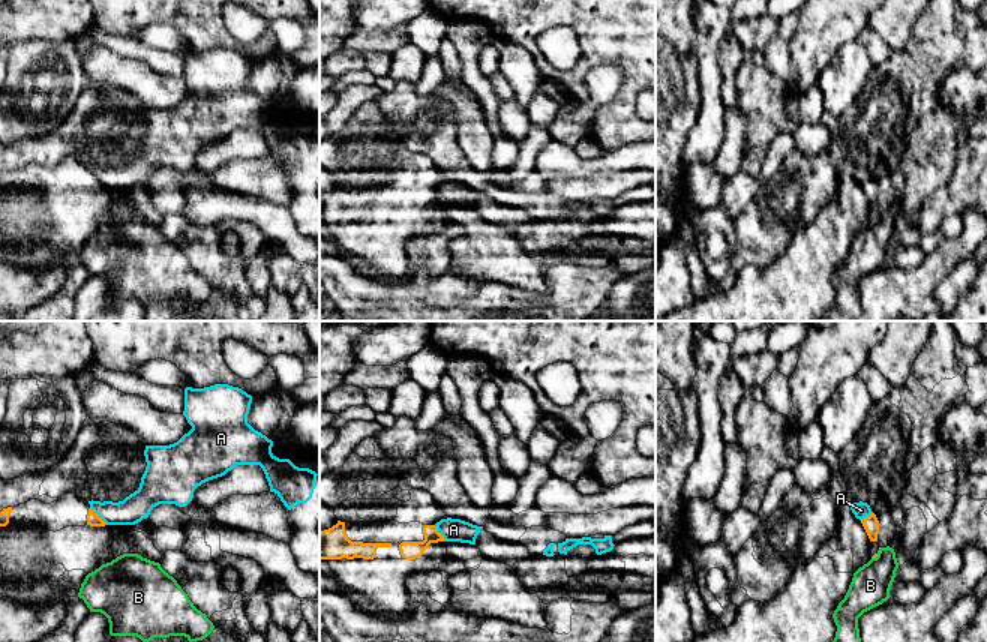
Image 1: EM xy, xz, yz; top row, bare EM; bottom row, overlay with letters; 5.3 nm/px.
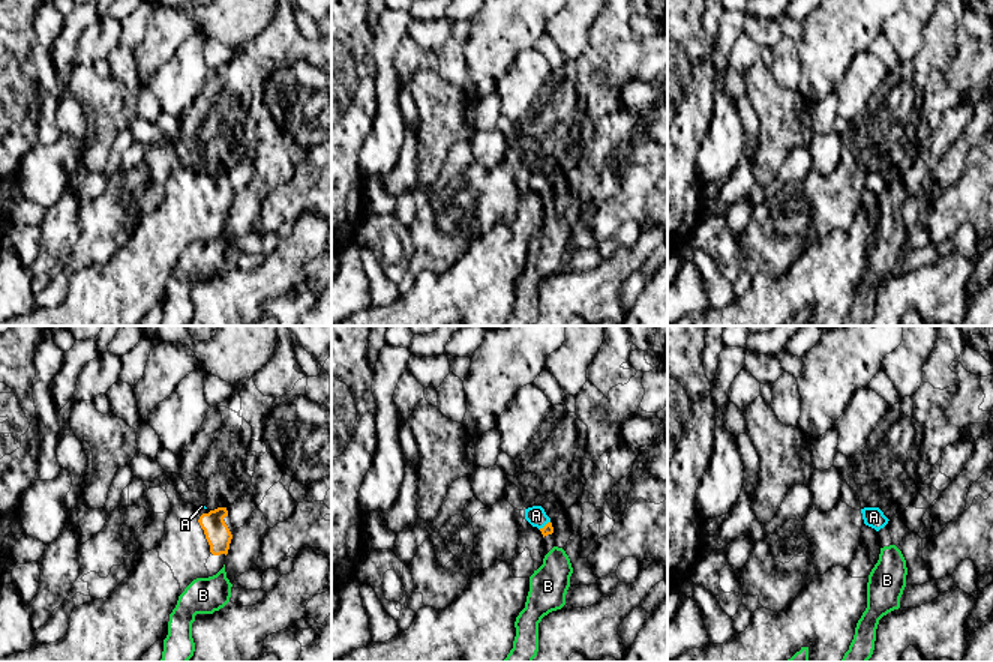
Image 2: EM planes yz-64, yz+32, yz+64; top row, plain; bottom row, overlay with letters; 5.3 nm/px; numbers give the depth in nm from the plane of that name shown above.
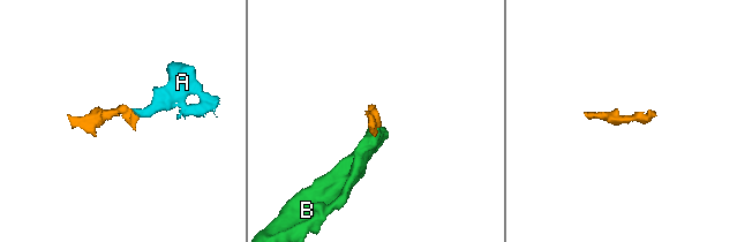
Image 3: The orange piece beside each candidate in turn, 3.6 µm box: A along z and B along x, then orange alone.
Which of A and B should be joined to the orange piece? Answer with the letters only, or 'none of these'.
none of these

